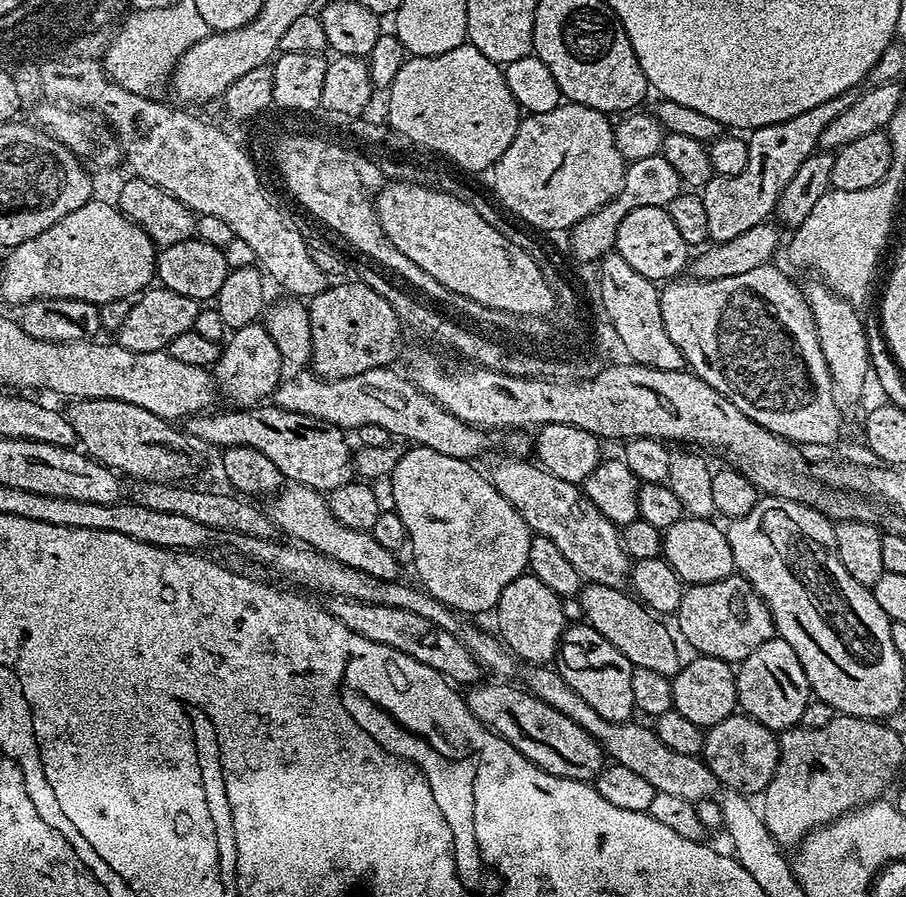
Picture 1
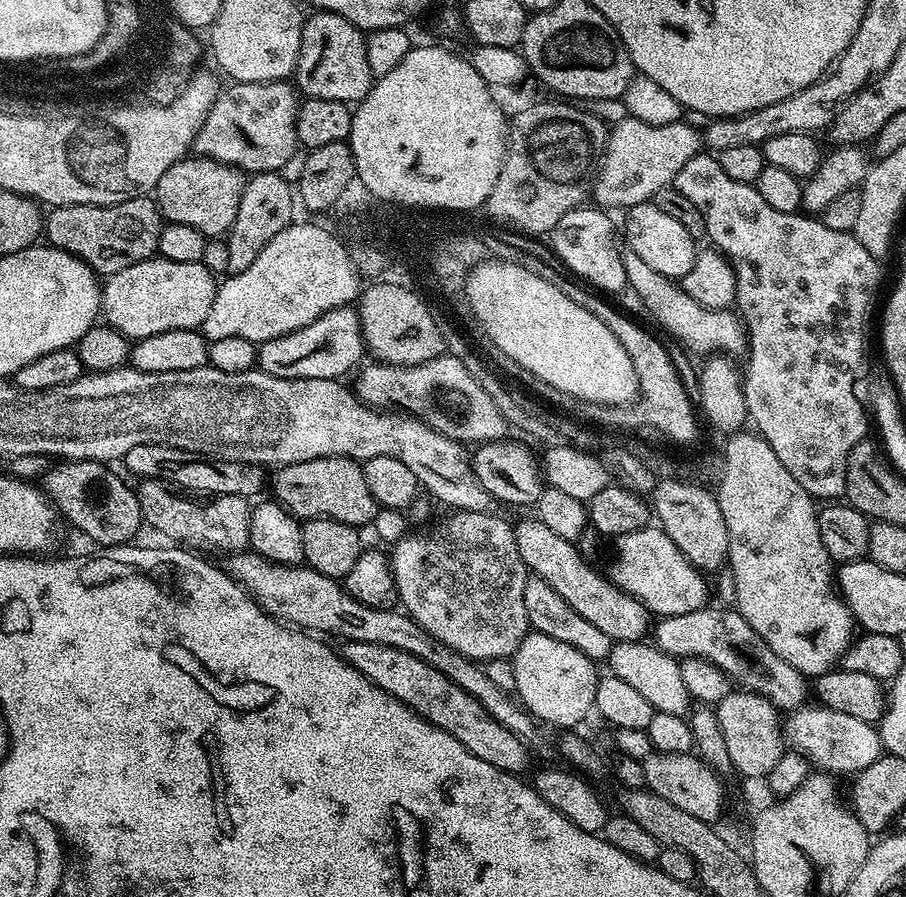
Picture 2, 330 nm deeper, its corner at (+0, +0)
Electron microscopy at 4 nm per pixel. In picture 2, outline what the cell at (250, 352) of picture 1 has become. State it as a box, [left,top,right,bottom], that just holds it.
[258,306,365,380]

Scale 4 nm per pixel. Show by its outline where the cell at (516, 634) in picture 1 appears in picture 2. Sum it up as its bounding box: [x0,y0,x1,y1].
[510,631,598,730]

